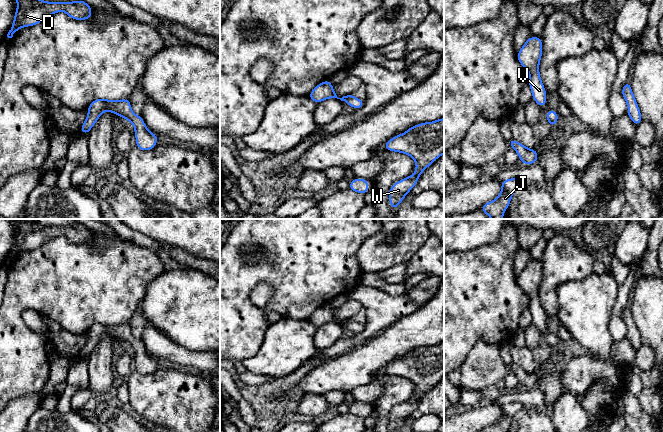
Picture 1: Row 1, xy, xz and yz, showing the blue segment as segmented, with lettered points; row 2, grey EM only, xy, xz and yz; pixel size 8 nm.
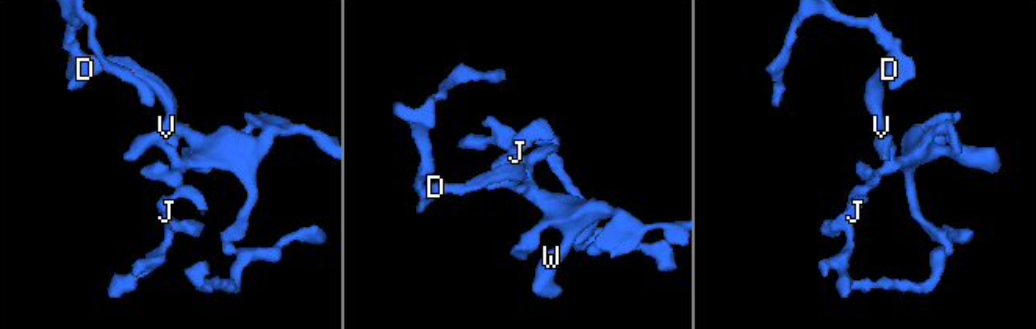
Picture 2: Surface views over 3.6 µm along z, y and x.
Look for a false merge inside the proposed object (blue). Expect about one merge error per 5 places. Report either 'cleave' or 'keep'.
keep

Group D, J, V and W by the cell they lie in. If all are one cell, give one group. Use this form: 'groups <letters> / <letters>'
groups D J V W

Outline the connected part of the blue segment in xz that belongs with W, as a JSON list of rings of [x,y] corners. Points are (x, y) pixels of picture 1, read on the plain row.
[[[444,342],[412,350],[403,358],[387,365],[383,371],[389,375],[407,378],[416,386],[415,397],[397,405],[389,414],[390,431],[397,432],[416,410],[422,396],[444,378]]]

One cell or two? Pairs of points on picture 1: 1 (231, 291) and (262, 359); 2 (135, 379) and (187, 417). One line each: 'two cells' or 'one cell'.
1: two cells
2: one cell

